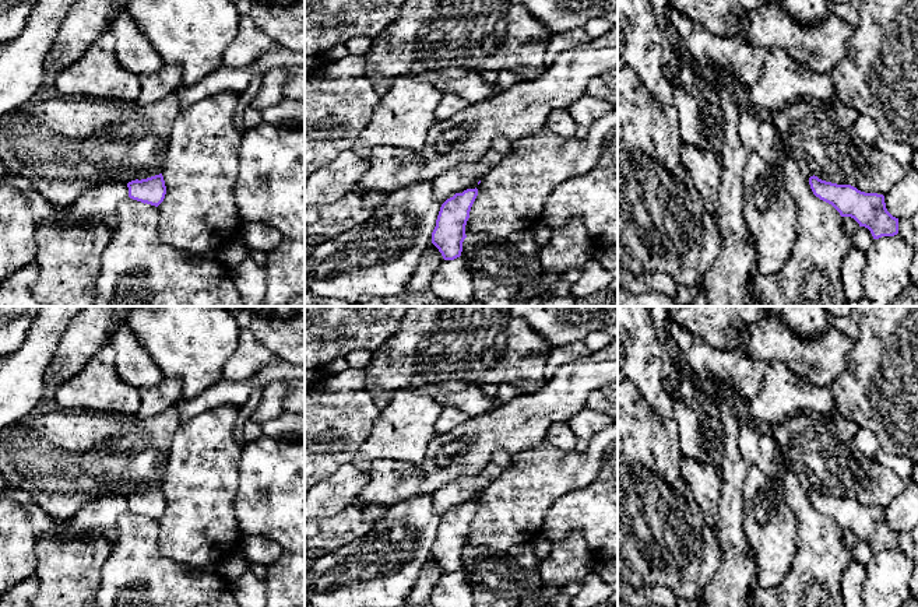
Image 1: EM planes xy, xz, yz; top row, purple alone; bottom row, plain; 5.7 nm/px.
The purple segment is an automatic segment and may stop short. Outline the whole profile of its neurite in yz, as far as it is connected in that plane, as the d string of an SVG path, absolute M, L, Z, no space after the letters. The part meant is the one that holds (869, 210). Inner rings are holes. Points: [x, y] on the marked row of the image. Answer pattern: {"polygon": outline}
{"polygon": "M809 178L809 185L816 197L831 204L841 217L854 218L859 227L870 231L873 239L882 236L900 236L912 250L912 264L910 267L911 284L918 287L918 211L905 218L893 217L884 203L884 196L865 193L851 185L837 185Z"}

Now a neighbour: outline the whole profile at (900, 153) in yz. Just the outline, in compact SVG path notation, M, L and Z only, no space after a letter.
M879 136L873 147L884 155L890 155L903 168L911 164L914 150L908 144L887 141L883 136Z

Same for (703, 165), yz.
M683 143L680 157L704 207L715 217L721 173L717 154L711 150L701 150L692 143Z

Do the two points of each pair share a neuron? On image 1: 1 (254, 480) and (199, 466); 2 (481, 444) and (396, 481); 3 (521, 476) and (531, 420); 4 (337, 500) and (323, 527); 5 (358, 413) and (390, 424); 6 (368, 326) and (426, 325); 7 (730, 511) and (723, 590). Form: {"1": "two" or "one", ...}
{"1": "two", "2": "one", "3": "two", "4": "two", "5": "two", "6": "two", "7": "one"}

